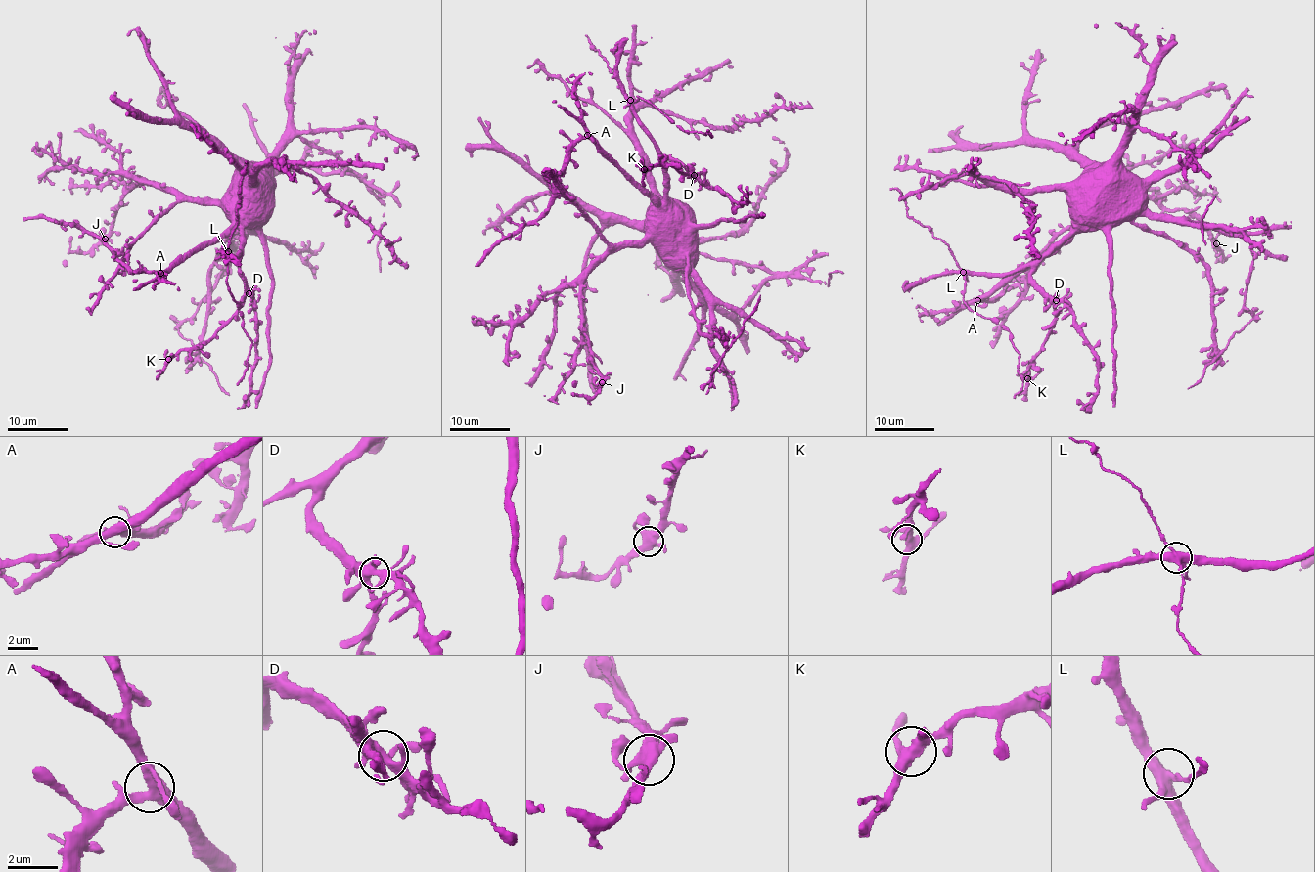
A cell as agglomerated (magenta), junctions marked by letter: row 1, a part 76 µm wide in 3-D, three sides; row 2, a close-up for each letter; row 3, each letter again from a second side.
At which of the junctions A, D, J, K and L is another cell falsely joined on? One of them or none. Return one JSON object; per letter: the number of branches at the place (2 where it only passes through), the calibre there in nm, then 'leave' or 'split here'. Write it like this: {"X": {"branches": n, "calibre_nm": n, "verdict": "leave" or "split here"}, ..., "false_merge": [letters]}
{"A": {"branches": 4, "calibre_nm": 440, "verdict": "leave"}, "D": {"branches": 7, "calibre_nm": 400, "verdict": "leave"}, "J": {"branches": 5, "calibre_nm": 400, "verdict": "leave"}, "K": {"branches": 4, "calibre_nm": 400, "verdict": "leave"}, "L": {"branches": 5, "calibre_nm": 440, "verdict": "leave"}, "false_merge": []}

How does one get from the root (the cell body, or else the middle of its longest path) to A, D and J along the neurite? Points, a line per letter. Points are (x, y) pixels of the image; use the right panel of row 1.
A: (1082, 195), (1073, 211), (1069, 235), (977, 300)
D: (1082, 195), (1073, 211), (1071, 232), (1040, 260), (1031, 274), (1031, 283), (1056, 300)
J: (1082, 195), (1095, 196), (1102, 206), (1097, 209), (1112, 195), (1156, 197), (1169, 210), (1190, 212), (1216, 243)

